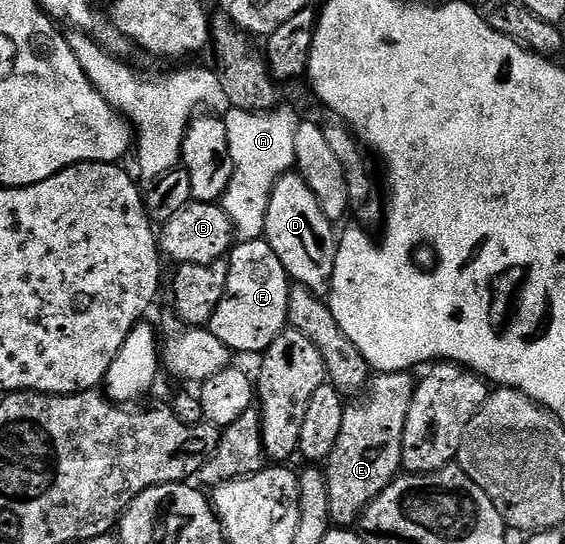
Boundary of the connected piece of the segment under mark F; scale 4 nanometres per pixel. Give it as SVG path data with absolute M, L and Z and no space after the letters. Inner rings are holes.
M264 238L237 243L226 261L229 268L227 288L208 329L233 353L262 354L289 325L292 281Z

